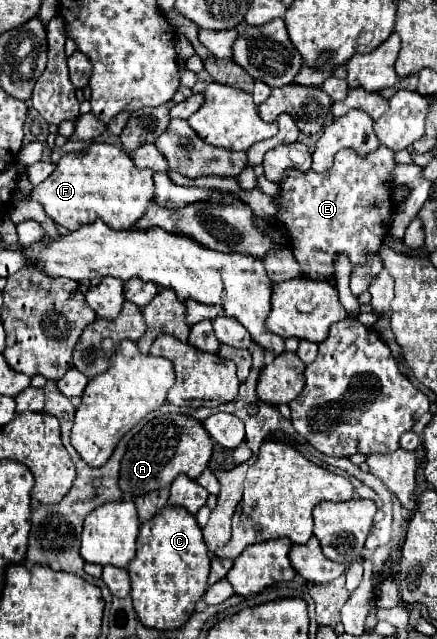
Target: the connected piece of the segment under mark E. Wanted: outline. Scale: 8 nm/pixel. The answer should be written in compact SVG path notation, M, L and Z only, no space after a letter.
M380 145L378 151L370 153L364 159L358 157L352 149L342 149L334 157L332 169L328 169L326 173L308 171L306 175L302 175L296 171L290 171L288 179L280 183L280 195L274 197L280 207L280 215L274 219L274 225L286 227L290 239L294 241L294 257L310 279L322 281L328 275L332 275L334 273L332 259L338 253L346 253L352 261L352 267L364 265L368 253L378 253L382 239L388 233L392 215L396 211L394 201L390 201L390 187L388 187L388 179L394 167L396 167L394 151L386 149L384 145Z

